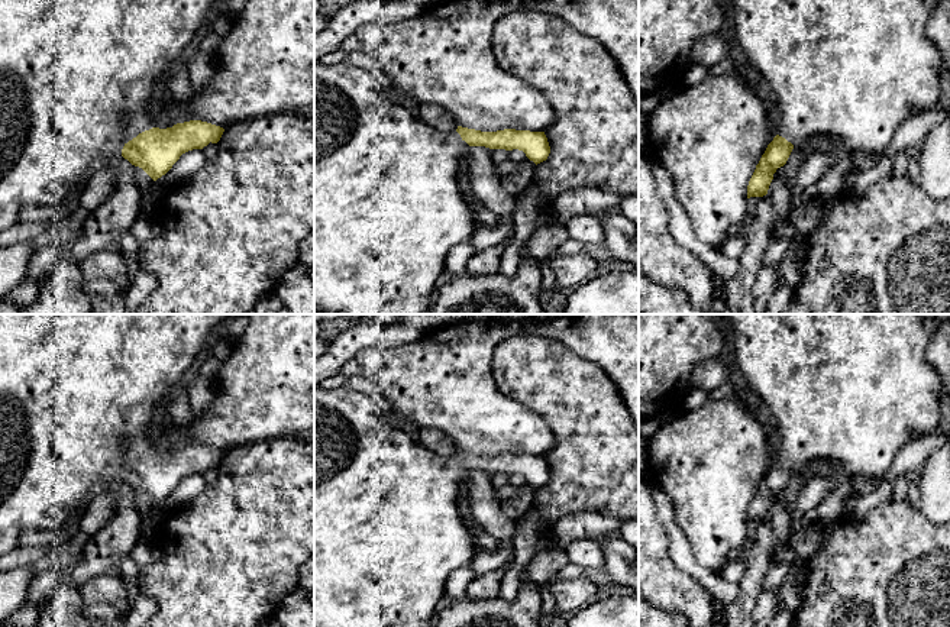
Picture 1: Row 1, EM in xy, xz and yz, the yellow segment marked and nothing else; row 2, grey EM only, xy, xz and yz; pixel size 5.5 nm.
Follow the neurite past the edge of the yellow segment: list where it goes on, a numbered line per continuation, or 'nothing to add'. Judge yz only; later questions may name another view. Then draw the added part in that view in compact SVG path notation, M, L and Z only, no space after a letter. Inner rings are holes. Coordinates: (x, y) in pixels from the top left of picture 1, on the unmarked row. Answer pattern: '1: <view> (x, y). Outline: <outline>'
1: yz (853, 388). Outline: M726 314L730 319L734 333L734 353L740 371L749 385L760 398L762 407L769 413L782 437L782 447L778 459L801 472L815 460L833 460L841 469L840 479L857 476L876 479L885 476L895 455L907 443L947 426L949 401L943 397L943 384L938 372L927 361L930 336L924 330L922 319L918 314Z

